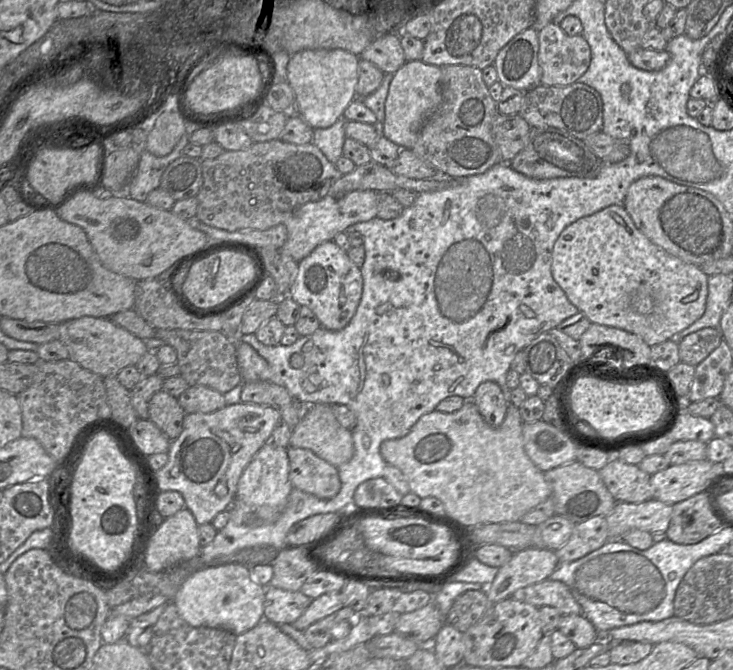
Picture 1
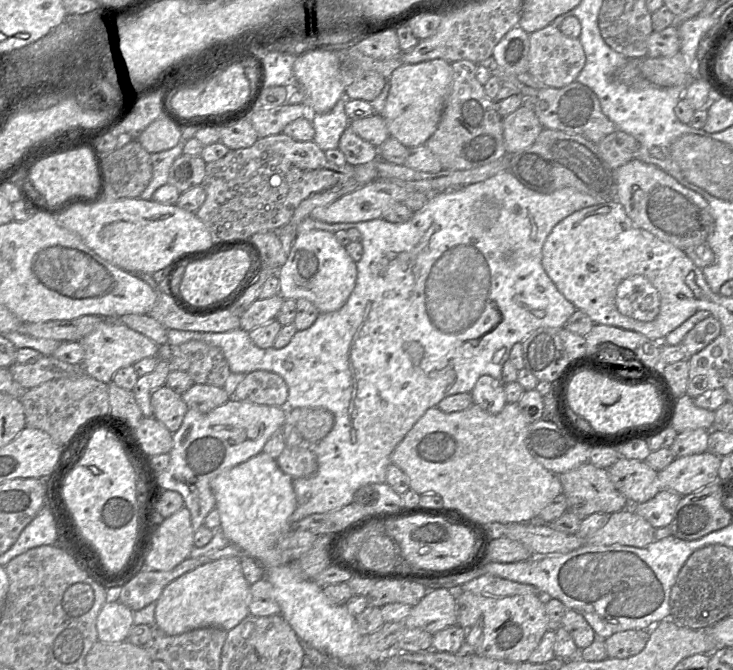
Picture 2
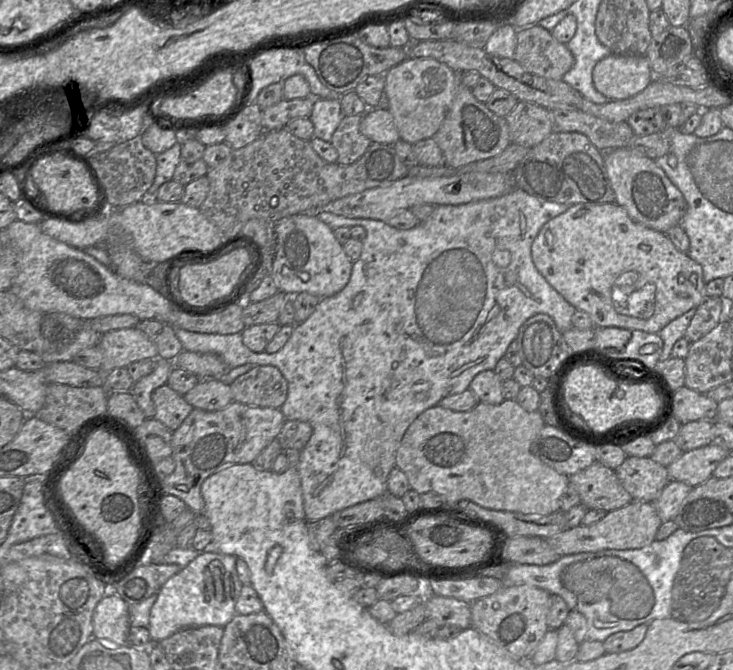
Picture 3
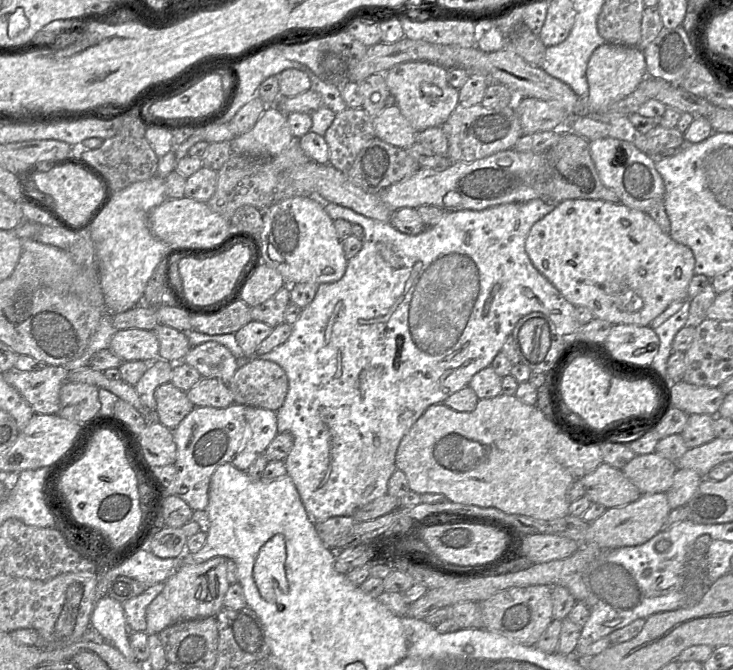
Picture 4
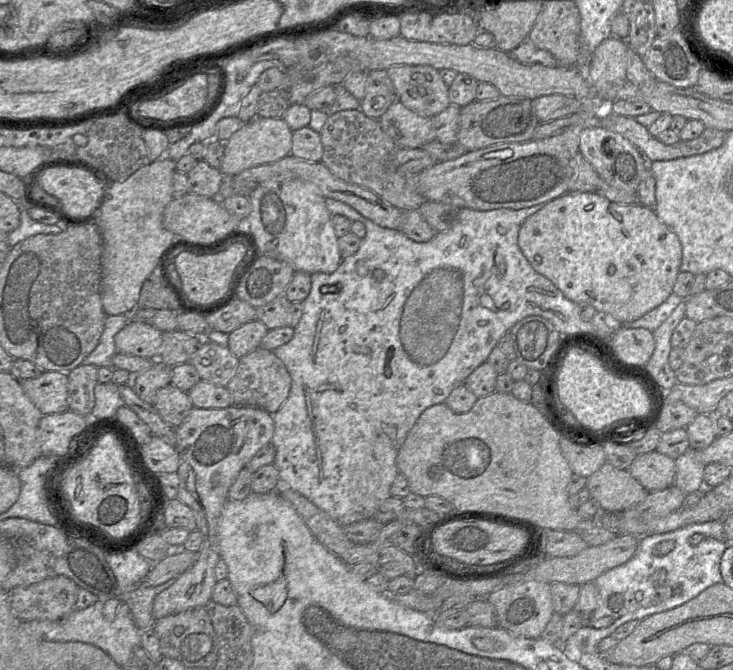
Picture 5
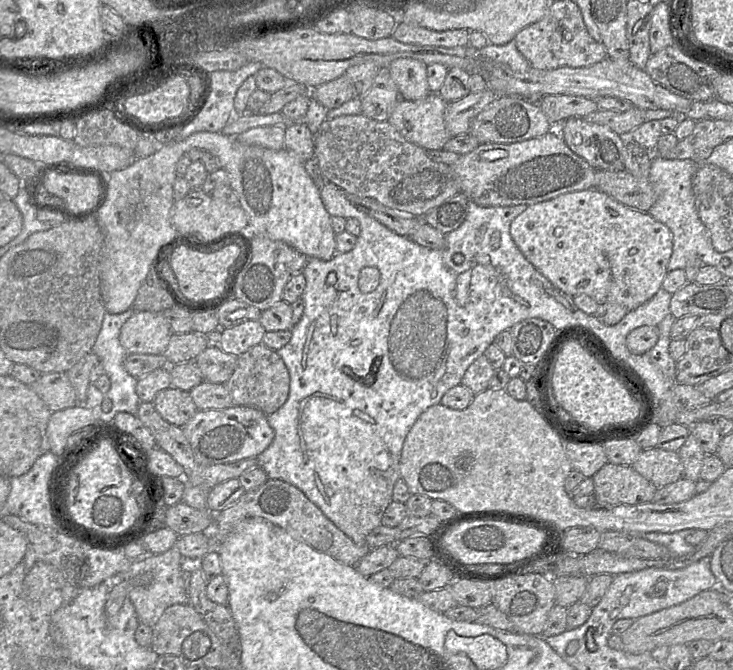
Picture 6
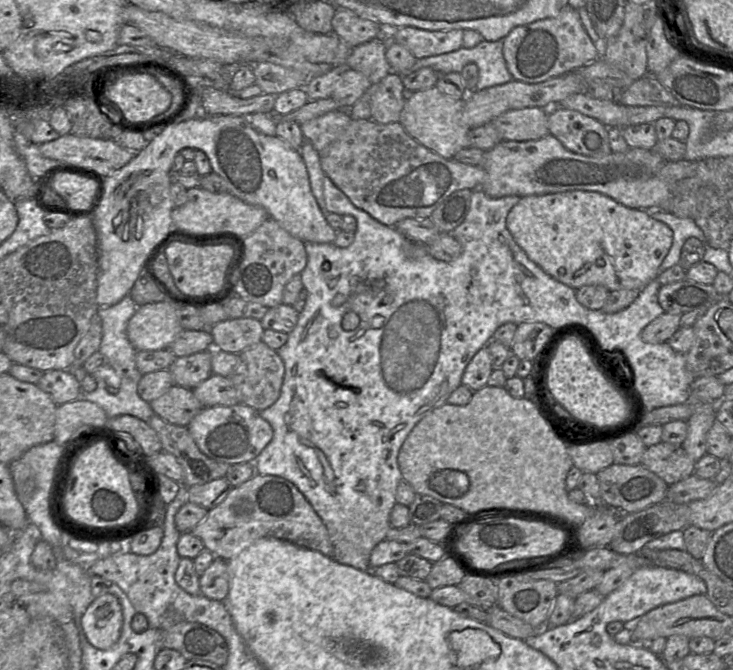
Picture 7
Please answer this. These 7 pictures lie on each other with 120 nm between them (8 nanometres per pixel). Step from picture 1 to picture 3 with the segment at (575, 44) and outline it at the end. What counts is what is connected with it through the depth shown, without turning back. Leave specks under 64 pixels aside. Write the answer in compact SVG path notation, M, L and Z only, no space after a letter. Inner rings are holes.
M538 24L517 30L514 59L526 71L553 80L561 80L574 64L574 57L566 44L557 41L549 30Z

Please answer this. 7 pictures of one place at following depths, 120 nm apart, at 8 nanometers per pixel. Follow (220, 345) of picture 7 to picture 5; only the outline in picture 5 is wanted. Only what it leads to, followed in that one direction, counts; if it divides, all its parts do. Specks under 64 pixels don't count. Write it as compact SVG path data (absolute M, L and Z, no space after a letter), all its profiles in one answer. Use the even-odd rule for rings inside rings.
M260 320L249 321L229 333L227 346L239 359L260 347L260 342L267 332L268 328Z

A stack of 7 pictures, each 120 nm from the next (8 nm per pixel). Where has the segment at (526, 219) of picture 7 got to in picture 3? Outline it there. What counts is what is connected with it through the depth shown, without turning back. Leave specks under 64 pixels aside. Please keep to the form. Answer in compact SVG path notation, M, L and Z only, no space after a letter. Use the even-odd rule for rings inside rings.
M579 203L572 205L564 213L551 219L540 229L531 246L531 256L535 267L546 281L560 293L566 301L578 310L585 311L593 321L593 328L619 327L659 333L667 324L683 315L691 308L697 308L708 296L705 292L702 266L687 253L679 251L668 236L634 221L628 212L617 203Z

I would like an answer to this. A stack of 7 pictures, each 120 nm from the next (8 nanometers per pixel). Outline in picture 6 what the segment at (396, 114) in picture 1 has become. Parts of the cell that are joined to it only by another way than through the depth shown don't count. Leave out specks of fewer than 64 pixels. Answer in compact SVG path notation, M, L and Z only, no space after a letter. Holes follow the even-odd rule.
M399 58L388 66L398 91L405 100L414 101L431 94L427 82L427 65L412 58Z

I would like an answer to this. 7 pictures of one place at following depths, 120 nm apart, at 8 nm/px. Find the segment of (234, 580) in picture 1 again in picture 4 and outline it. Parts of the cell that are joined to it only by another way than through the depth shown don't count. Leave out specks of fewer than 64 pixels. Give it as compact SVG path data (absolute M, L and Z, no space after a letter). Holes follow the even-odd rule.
M217 556L199 564L180 565L164 582L164 589L147 608L147 635L158 635L165 628L180 621L216 617L224 607L224 596L230 587L226 560Z

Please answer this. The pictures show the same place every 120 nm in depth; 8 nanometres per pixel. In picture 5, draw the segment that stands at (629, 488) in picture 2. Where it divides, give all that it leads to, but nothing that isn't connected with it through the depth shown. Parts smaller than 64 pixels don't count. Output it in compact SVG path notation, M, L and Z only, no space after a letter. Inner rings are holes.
M657 450L638 454L628 467L631 475L648 491L660 491L674 485L675 459Z

